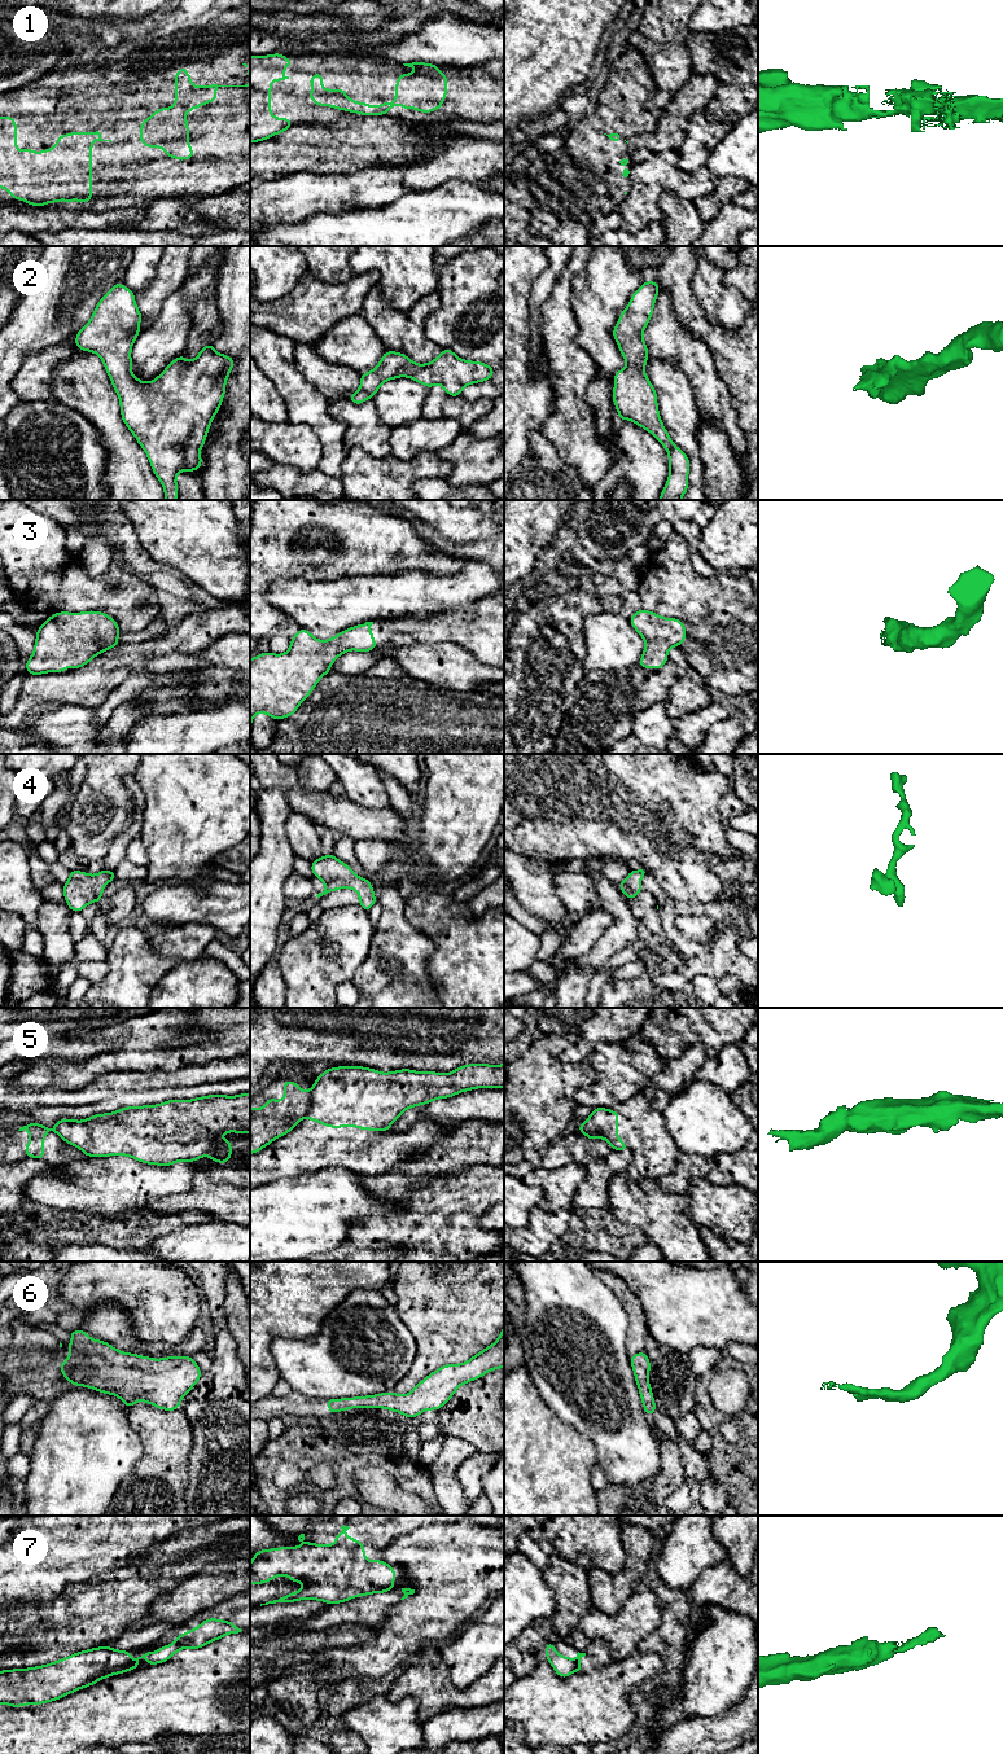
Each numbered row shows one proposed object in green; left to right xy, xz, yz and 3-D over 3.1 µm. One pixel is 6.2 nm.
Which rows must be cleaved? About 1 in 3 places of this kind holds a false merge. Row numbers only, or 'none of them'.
5, 7

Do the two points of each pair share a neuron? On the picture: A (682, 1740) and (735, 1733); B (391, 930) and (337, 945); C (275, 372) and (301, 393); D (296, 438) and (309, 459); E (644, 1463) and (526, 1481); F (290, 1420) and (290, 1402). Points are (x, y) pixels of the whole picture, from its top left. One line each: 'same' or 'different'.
A: same
B: different
C: same
D: same
E: different
F: different

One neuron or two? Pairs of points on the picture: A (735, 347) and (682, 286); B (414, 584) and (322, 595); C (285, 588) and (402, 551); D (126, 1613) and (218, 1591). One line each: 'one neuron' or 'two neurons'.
A: one neuron
B: one neuron
C: two neurons
D: two neurons

